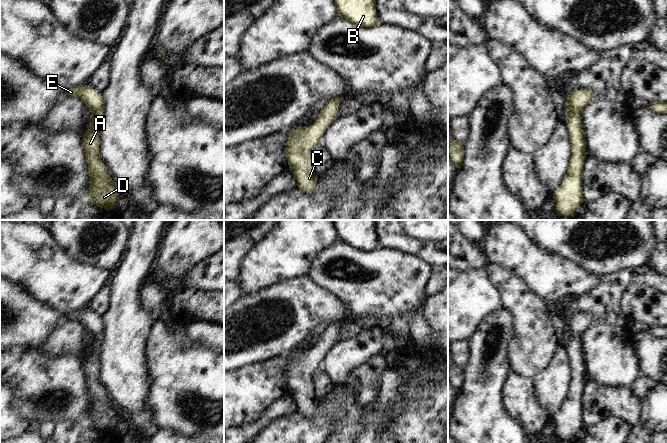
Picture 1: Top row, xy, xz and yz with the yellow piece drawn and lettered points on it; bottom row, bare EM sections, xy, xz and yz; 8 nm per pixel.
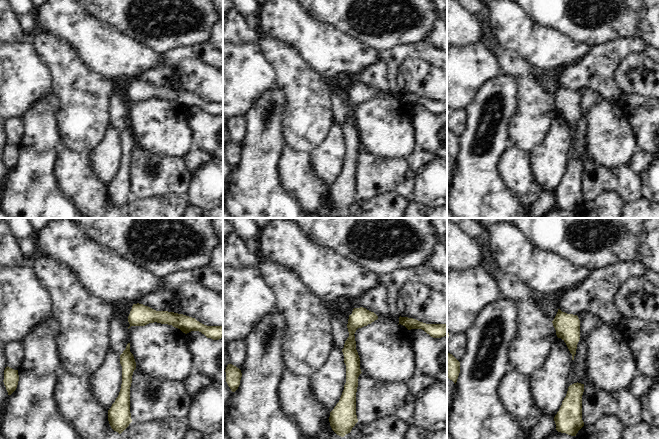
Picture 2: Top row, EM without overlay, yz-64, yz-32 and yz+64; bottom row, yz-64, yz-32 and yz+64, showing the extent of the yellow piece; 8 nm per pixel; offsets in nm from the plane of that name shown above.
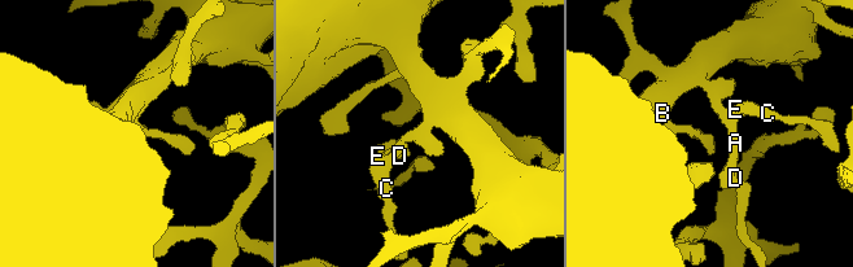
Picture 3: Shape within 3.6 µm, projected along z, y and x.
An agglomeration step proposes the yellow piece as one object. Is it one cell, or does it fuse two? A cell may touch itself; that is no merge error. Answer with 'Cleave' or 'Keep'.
Keep

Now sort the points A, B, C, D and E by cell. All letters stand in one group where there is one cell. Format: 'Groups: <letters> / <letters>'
Groups: A B C D E

